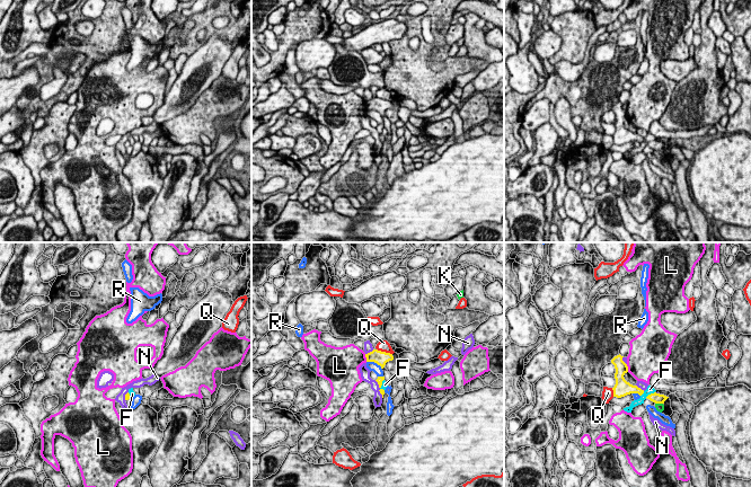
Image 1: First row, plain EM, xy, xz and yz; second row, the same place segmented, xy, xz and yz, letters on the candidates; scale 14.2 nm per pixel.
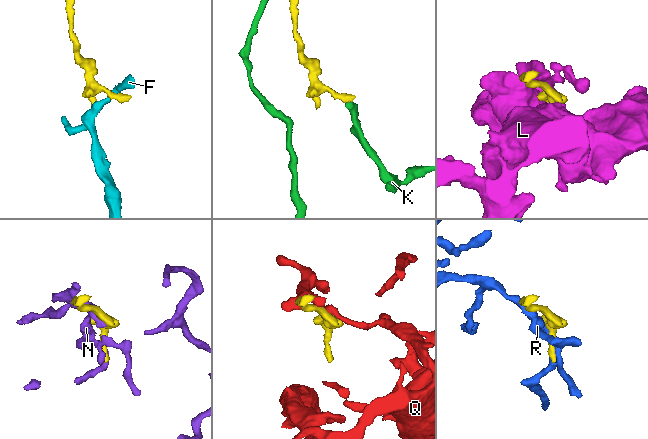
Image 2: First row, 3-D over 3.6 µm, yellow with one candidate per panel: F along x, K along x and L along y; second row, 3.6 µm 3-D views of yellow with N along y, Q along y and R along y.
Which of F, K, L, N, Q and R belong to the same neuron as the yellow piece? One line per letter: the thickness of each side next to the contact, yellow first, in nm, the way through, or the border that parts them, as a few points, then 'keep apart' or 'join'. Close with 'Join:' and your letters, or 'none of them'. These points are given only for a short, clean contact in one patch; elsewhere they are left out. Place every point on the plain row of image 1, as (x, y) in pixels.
F: 140 nm thick on the yellow side, 100 nm on the other; keep apart
K: 140 nm thick on the yellow side, 130 nm on the other; border along yz (655, 150), (662, 151); keep apart
L: 190 nm thick on the yellow side, 380 nm on the other; keep apart
N: 190 nm thick on the yellow side, 130 nm on the other; join
Q: 190 nm thick on the yellow side, 160 nm on the other; keep apart
R: 190 nm thick on the yellow side, 130 nm on the other; keep apart
Join: N

